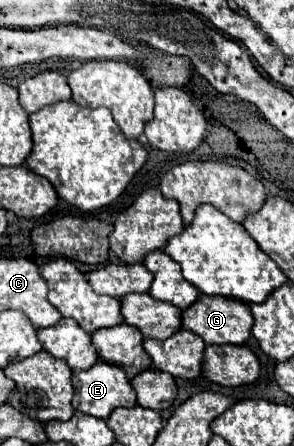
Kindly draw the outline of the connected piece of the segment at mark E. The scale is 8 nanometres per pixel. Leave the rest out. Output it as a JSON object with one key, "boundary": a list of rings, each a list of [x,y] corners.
{"boundary":[[[96,362],[92,368],[88,370],[76,370],[72,374],[72,384],[74,384],[74,410],[96,416],[96,418],[108,418],[112,414],[112,410],[124,406],[124,408],[132,408],[136,404],[136,392],[130,386],[128,376],[122,372],[120,366],[116,364],[108,364],[108,362]]]}

